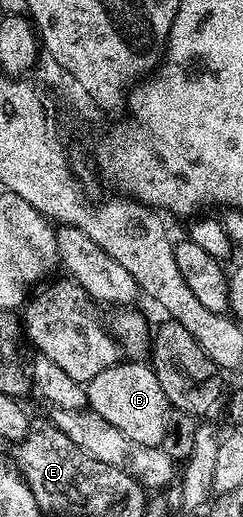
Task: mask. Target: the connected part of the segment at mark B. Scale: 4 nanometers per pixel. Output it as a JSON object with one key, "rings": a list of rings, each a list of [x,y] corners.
{"rings":[[[140,359],[121,360],[99,371],[86,388],[92,412],[102,415],[106,423],[114,423],[114,427],[118,427],[126,439],[134,439],[134,443],[143,445],[160,446],[170,404],[151,364]]]}

